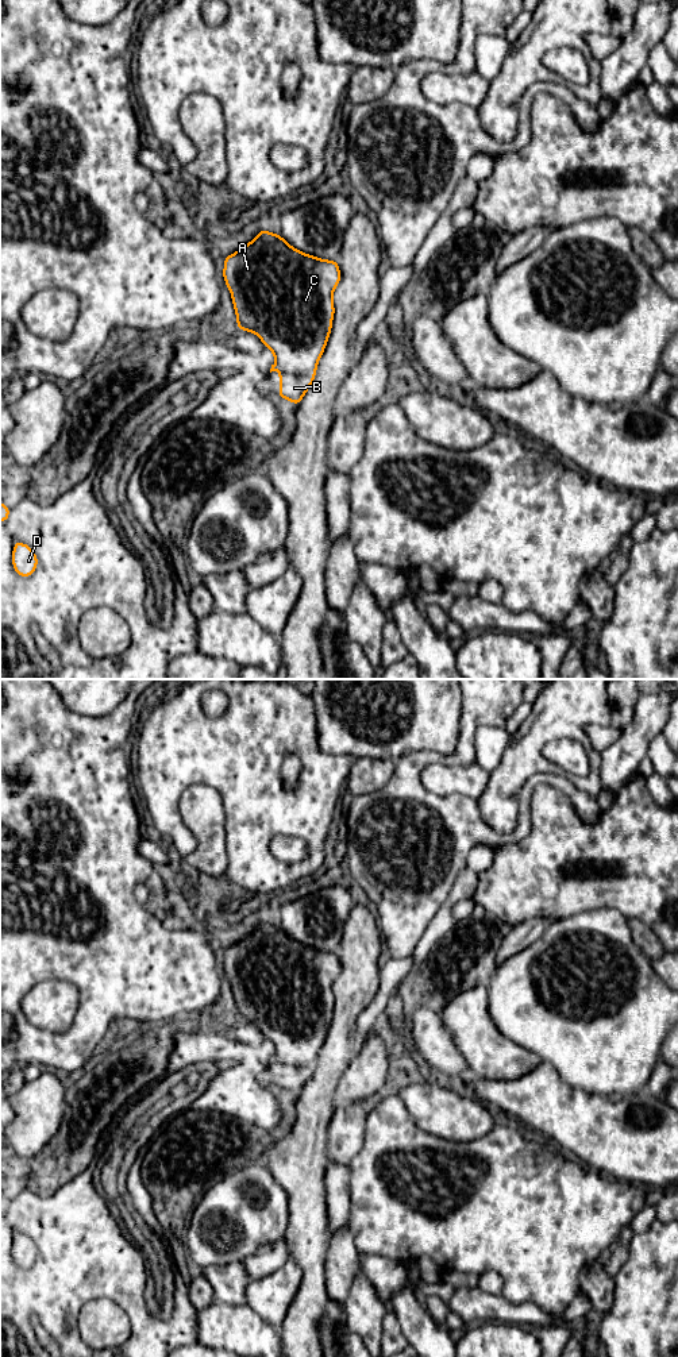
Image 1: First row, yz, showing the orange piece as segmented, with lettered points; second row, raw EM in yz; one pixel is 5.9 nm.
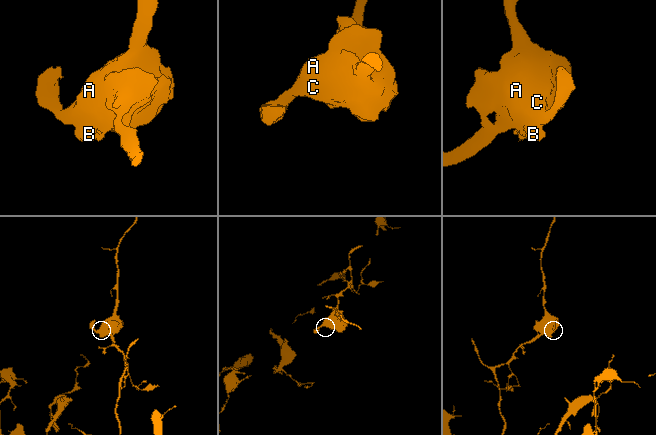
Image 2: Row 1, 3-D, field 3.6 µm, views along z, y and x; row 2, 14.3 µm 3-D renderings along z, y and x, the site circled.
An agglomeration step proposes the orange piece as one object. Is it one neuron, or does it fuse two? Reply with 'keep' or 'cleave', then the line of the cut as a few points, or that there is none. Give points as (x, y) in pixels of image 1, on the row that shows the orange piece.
cleave; cut in yz along (274, 363), (281, 370), (292, 373), (315, 370)

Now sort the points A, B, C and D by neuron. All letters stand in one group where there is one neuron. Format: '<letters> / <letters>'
A C D / B

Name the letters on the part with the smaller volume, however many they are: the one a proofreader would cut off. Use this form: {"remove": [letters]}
{"remove": ["B"]}

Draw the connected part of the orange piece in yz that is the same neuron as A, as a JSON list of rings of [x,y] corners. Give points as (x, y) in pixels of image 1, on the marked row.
[[[259,234],[239,251],[224,258],[224,282],[238,317],[236,329],[257,334],[276,356],[281,371],[307,374],[316,370],[332,328],[332,294],[340,282],[336,261],[304,254],[280,234]]]

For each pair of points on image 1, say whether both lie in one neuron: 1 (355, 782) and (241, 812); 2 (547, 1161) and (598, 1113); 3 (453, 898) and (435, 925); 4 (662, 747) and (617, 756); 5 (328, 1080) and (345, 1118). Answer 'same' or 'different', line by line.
1: different
2: different
3: same
4: different
5: different

